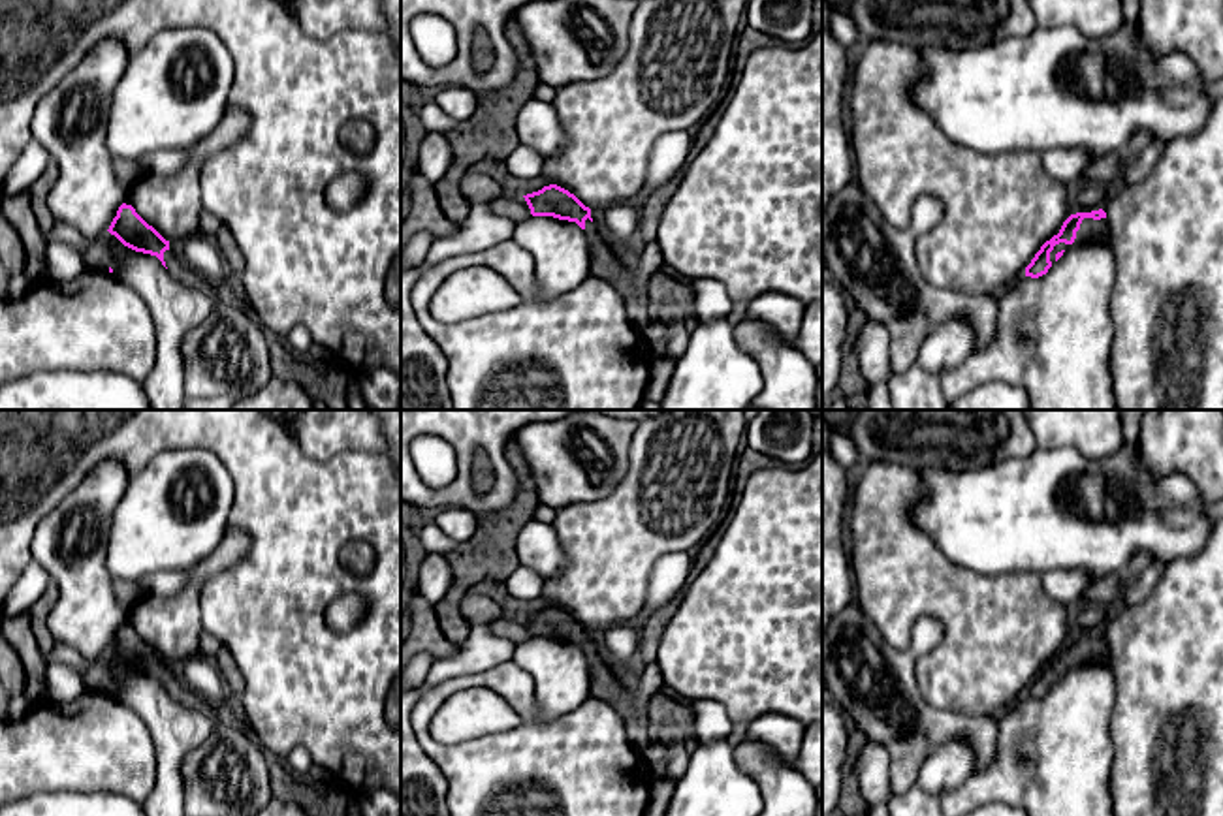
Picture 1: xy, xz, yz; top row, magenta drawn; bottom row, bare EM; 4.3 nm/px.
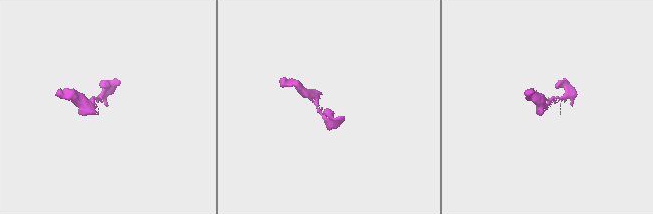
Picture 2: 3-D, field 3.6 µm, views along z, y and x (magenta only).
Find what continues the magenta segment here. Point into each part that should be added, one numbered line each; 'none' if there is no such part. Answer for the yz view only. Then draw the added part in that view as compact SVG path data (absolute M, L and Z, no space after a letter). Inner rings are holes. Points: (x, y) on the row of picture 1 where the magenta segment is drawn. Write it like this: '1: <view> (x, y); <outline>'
1: yz (1090, 230); M1084 218L1080 224L1080 229L1076 231L1076 239L1072 244L1088 243L1088 241L1095 241L1095 239L1104 239L1104 237L1110 237L1108 218L1101 218L1101 220ZM1065 243L1056 244L1054 250L1050 252L1050 261L1054 263L1056 254L1061 250L1067 250L1072 244L1065 244Z

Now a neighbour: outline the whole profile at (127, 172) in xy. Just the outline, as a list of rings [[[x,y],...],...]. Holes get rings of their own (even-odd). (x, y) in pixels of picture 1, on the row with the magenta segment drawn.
[[[113,158],[113,175],[119,180],[119,184],[130,192],[130,188],[139,180],[141,169],[139,162],[135,160],[122,160],[122,158]]]

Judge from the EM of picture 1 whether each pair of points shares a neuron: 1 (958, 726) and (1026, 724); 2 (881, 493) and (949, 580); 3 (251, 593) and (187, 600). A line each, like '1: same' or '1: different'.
1: different
2: same
3: different

